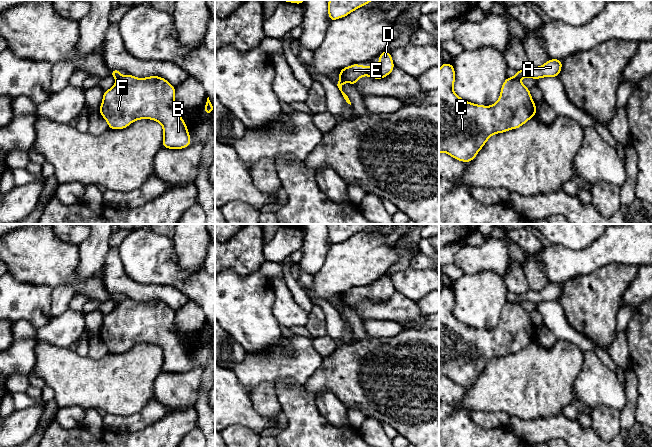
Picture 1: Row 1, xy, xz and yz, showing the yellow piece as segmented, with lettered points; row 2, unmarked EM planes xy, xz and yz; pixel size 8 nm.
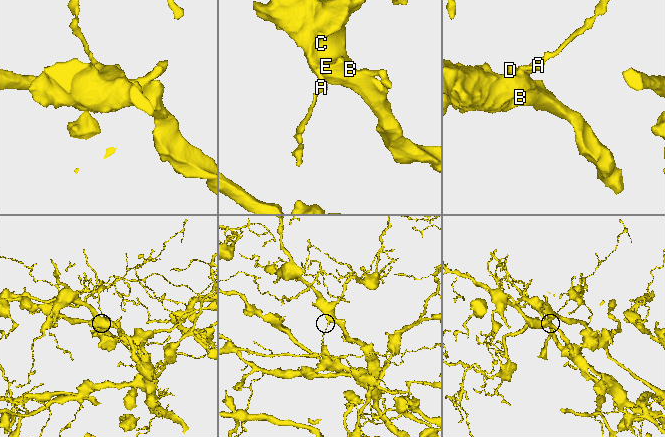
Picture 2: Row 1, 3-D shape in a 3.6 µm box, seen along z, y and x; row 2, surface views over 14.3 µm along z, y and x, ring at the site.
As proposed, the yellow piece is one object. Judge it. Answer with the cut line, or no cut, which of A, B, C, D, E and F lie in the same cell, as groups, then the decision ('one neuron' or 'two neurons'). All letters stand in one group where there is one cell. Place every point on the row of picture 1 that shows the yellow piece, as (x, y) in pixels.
cut xz (340, 71), (347, 81); groups A / B C D E F; two neurons

